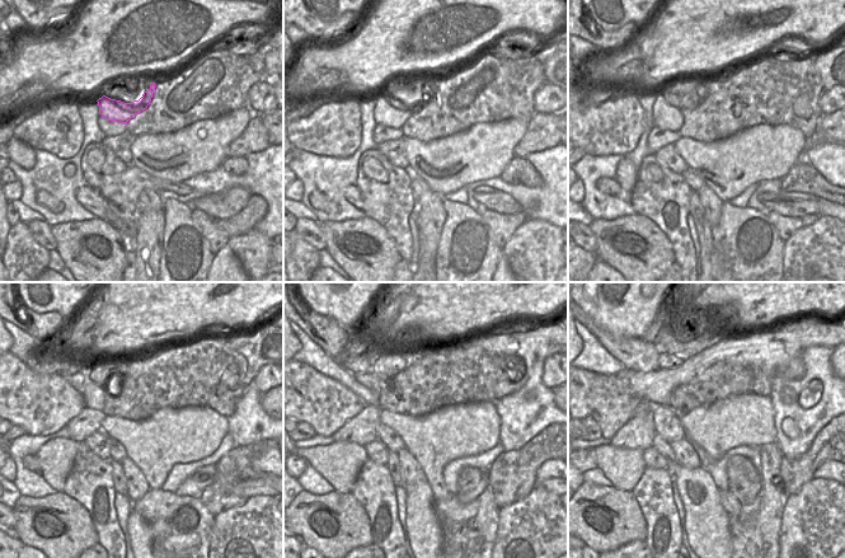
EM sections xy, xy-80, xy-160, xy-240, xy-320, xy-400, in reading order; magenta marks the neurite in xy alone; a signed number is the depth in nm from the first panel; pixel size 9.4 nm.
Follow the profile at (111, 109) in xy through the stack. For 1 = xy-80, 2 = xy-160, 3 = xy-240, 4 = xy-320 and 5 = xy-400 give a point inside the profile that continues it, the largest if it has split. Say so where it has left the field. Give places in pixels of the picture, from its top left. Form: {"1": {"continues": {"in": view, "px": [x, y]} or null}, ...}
{"1": {"continues": {"in": "xy-80", "px": [390, 109]}}, "2": {"continues": {"in": "xy-160", "px": [688, 93]}}, "3": {"continues": {"in": "xy-240", "px": [94, 397]}}, "4": {"continues": {"in": "xy-320", "px": [389, 364]}}, "5": {"continues": {"in": "xy-400", "px": [666, 361]}}}

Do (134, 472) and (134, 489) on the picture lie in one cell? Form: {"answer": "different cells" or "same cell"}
{"answer": "same cell"}

